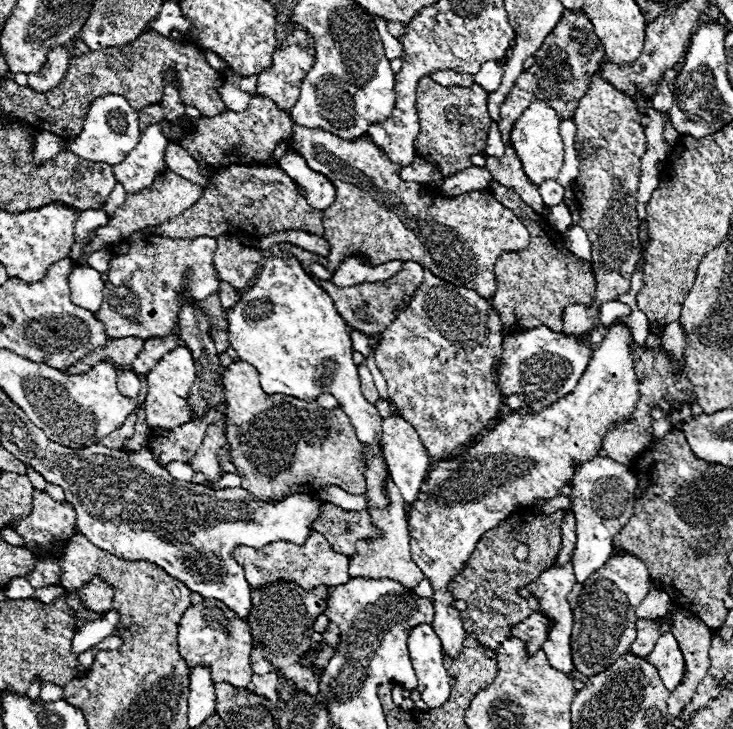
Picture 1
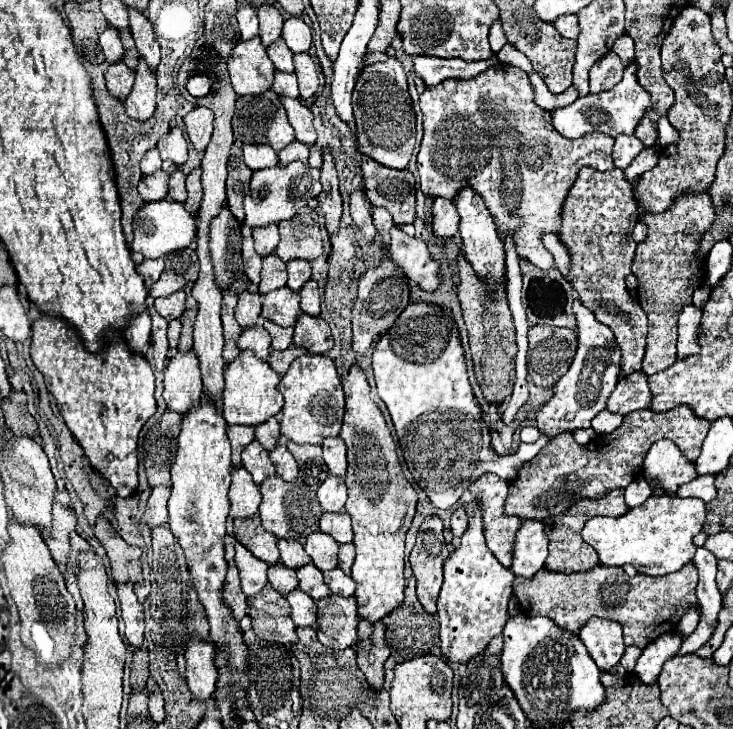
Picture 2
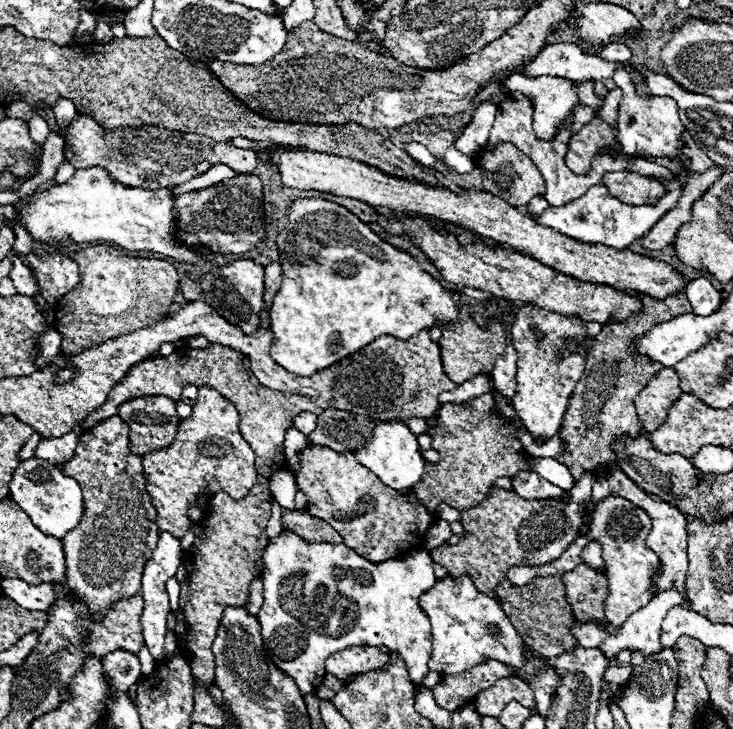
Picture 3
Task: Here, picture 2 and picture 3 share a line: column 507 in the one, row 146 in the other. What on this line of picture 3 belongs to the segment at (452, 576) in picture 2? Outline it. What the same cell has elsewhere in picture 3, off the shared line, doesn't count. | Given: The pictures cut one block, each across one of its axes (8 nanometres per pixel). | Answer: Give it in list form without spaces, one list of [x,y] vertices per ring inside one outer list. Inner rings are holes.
[[[594,116],[588,124],[584,124],[568,142],[568,150],[566,150],[566,166],[574,172],[574,174],[588,174],[590,172],[590,164],[596,158],[596,154],[604,148],[614,148],[620,156],[622,148],[618,144],[618,126],[616,124],[608,124],[602,118]]]

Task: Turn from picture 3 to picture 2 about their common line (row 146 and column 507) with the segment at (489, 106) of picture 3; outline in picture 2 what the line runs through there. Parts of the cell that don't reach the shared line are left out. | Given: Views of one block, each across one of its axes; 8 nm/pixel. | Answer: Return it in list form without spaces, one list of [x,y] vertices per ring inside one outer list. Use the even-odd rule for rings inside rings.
[[[408,304],[406,310],[396,318],[394,326],[376,344],[372,354],[372,368],[378,396],[388,406],[392,422],[396,426],[406,466],[436,508],[452,508],[462,492],[486,472],[495,473],[510,484],[518,476],[522,462],[530,461],[538,450],[550,442],[550,438],[542,434],[534,444],[521,443],[518,452],[512,455],[498,456],[494,452],[490,444],[490,430],[486,422],[482,430],[482,410],[474,402],[472,386],[468,382],[458,326],[450,318],[450,314],[438,304]]]

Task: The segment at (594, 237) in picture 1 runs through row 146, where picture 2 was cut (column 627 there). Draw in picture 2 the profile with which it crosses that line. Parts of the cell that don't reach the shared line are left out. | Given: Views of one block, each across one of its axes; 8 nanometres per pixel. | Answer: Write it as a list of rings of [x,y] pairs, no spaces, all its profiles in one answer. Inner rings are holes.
[[[692,562],[686,564],[682,570],[660,578],[644,574],[636,574],[630,578],[622,568],[598,564],[578,574],[550,572],[542,568],[530,580],[522,576],[514,580],[514,596],[518,598],[526,616],[548,616],[558,626],[574,634],[592,616],[616,620],[624,628],[624,644],[638,648],[646,648],[652,640],[656,640],[656,636],[662,636],[664,632],[676,632],[678,622],[686,614],[686,610],[698,610],[694,590],[696,568],[692,566]]]

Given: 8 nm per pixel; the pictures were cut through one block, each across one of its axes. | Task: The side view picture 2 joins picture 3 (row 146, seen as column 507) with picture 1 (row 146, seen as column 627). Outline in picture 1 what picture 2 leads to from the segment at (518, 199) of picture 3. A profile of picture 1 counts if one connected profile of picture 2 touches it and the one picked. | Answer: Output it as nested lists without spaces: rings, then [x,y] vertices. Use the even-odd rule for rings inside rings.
[[[432,78],[418,82],[416,90],[418,102],[418,120],[420,134],[416,140],[416,152],[422,160],[436,164],[444,176],[452,176],[472,166],[472,156],[484,154],[488,132],[490,132],[490,114],[488,114],[488,94],[484,88],[474,84],[472,88],[464,86],[440,86]]]

